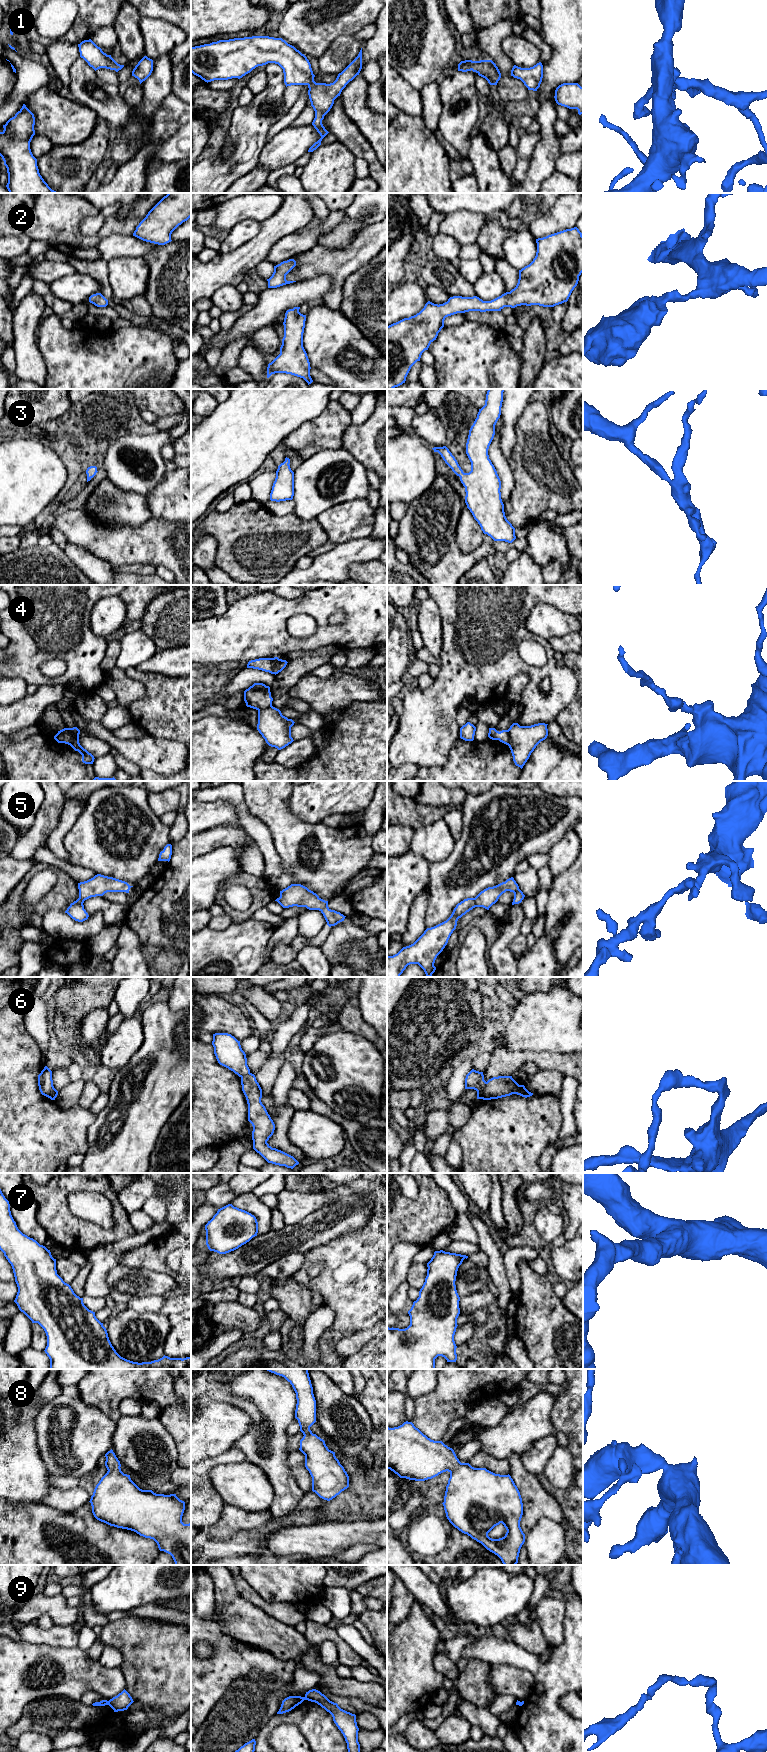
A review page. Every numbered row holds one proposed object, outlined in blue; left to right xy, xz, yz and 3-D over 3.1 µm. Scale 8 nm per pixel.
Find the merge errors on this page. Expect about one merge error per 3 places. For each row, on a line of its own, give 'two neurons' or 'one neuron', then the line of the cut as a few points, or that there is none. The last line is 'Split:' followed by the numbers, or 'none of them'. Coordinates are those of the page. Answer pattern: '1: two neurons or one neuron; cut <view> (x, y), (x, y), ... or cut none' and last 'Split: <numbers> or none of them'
1: one neuron; cut none
2: one neuron; cut none
3: one neuron; cut none
4: two neurons; cut xy (67, 728), (72, 738), (70, 744)
5: one neuron; cut none
6: two neurons; cut yz (487, 1082), (482, 1098)
7: one neuron; cut none
8: one neuron; cut none
9: two neurons; cut xy (107, 1701), (108, 1704)
Split: 4, 6, 9

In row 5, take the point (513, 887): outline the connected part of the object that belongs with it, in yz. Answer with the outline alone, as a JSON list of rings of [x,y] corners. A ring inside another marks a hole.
[[[511,877],[505,882],[484,889],[475,898],[464,899],[456,905],[446,921],[427,928],[413,944],[403,947],[393,956],[387,956],[387,977],[400,977],[410,964],[418,964],[426,976],[431,977],[436,970],[435,960],[456,929],[458,919],[475,907],[489,910],[506,891],[514,893],[512,905],[521,903],[525,897],[514,878]]]

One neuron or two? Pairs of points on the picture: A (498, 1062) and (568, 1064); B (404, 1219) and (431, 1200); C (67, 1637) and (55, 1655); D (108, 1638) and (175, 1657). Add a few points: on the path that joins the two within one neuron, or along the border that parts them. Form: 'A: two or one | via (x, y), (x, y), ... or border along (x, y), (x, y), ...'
A: one | via (515, 1059), (519, 1057), (537, 1057), (551, 1061)
B: one | via (411, 1219), (424, 1207)
C: two | border along (37, 1643), (63, 1647), (76, 1646)
D: one | via (125, 1638), (136, 1638), (158, 1657)

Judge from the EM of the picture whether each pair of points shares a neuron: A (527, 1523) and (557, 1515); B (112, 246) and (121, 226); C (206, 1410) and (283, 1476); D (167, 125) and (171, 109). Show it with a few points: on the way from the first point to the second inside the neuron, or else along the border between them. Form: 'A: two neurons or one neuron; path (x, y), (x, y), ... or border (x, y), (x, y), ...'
A: one neuron; path (534, 1516), (538, 1512), (550, 1512)
B: two neurons; border (132, 234), (109, 234), (98, 245)
C: two neurons; border (252, 1420), (249, 1428), (233, 1444)
D: one neuron; path (167, 121), (171, 113)

